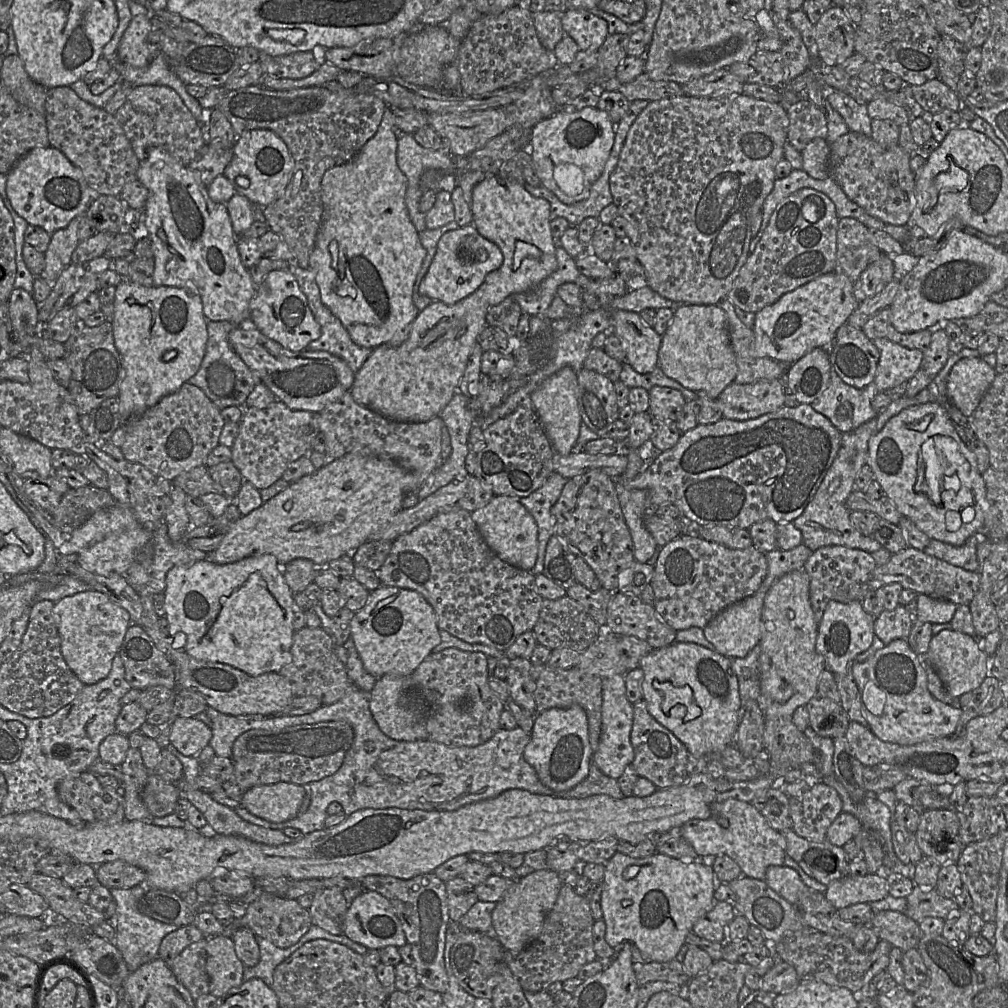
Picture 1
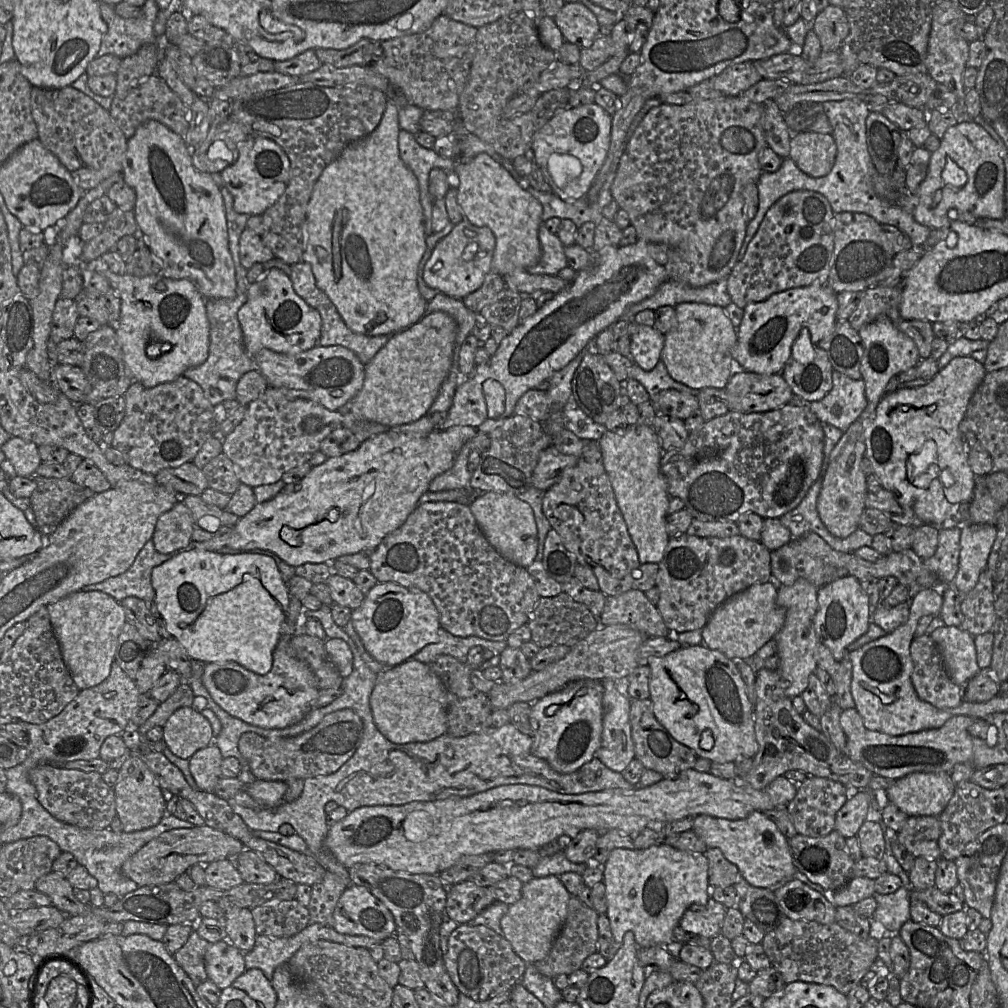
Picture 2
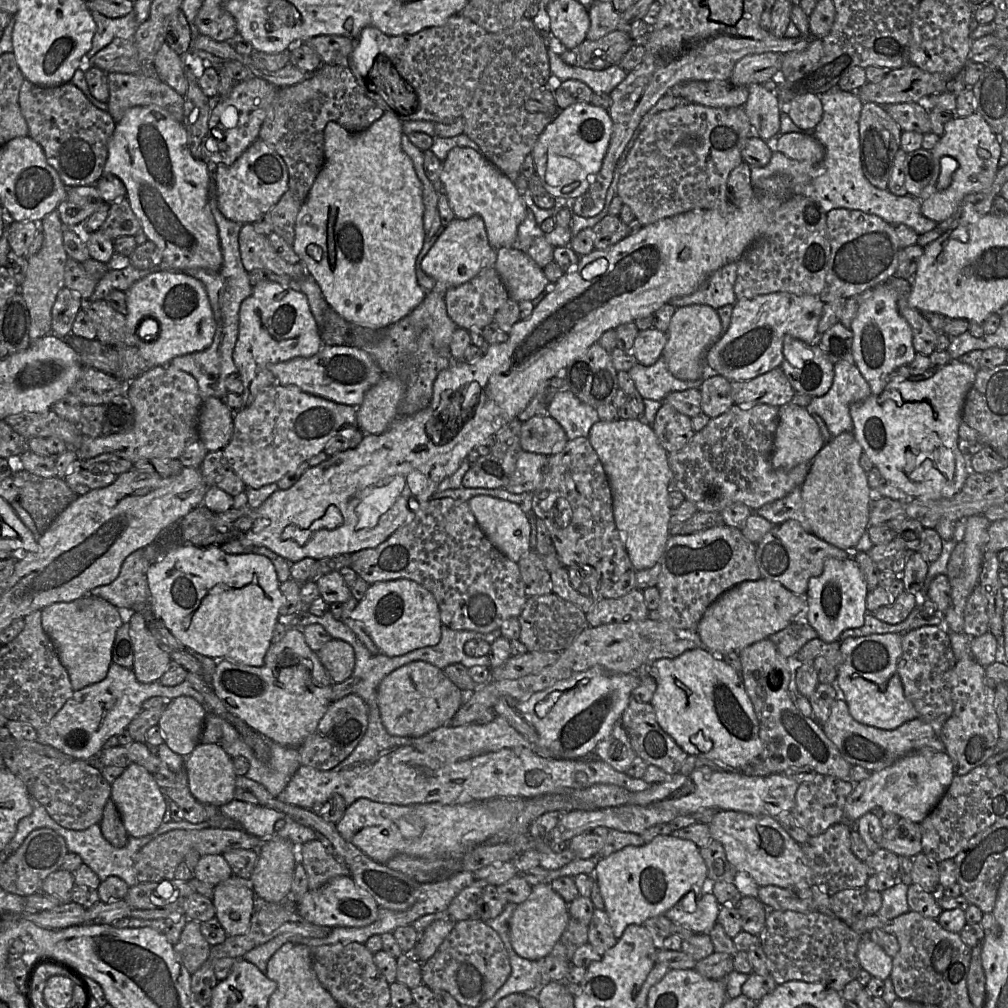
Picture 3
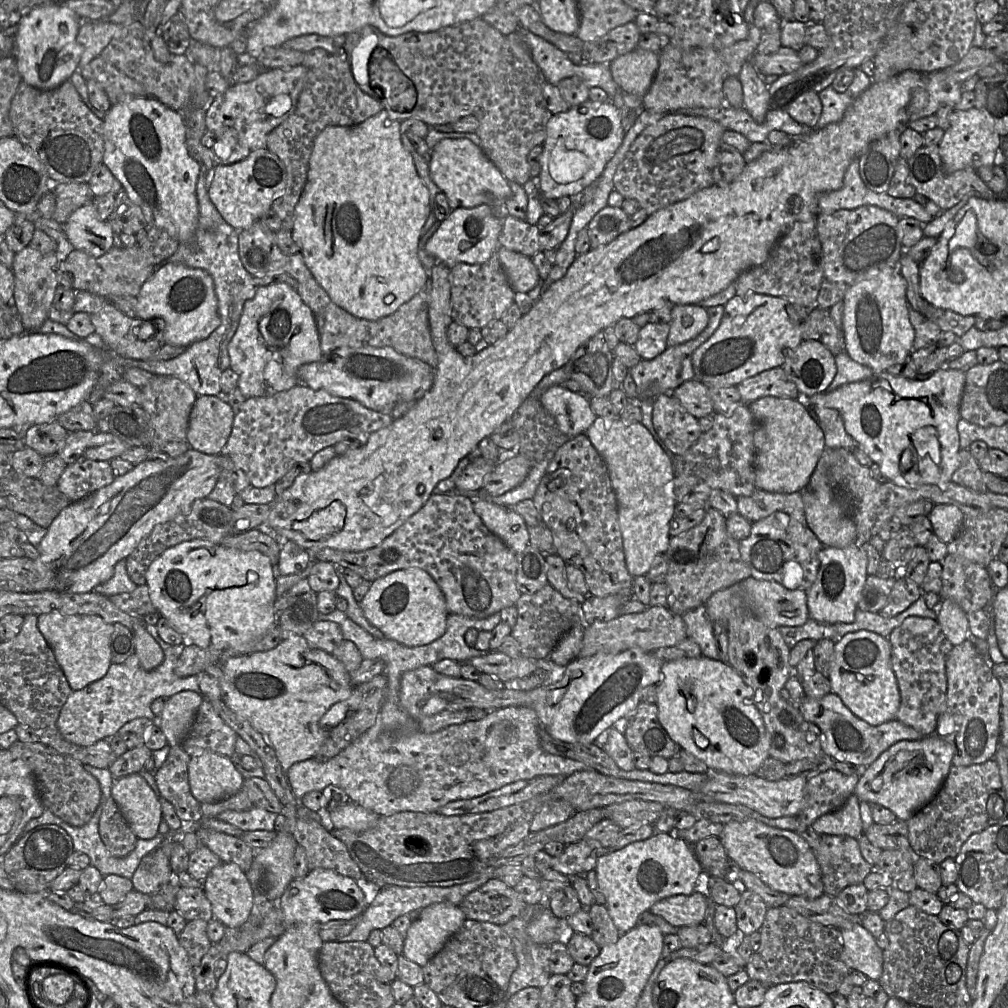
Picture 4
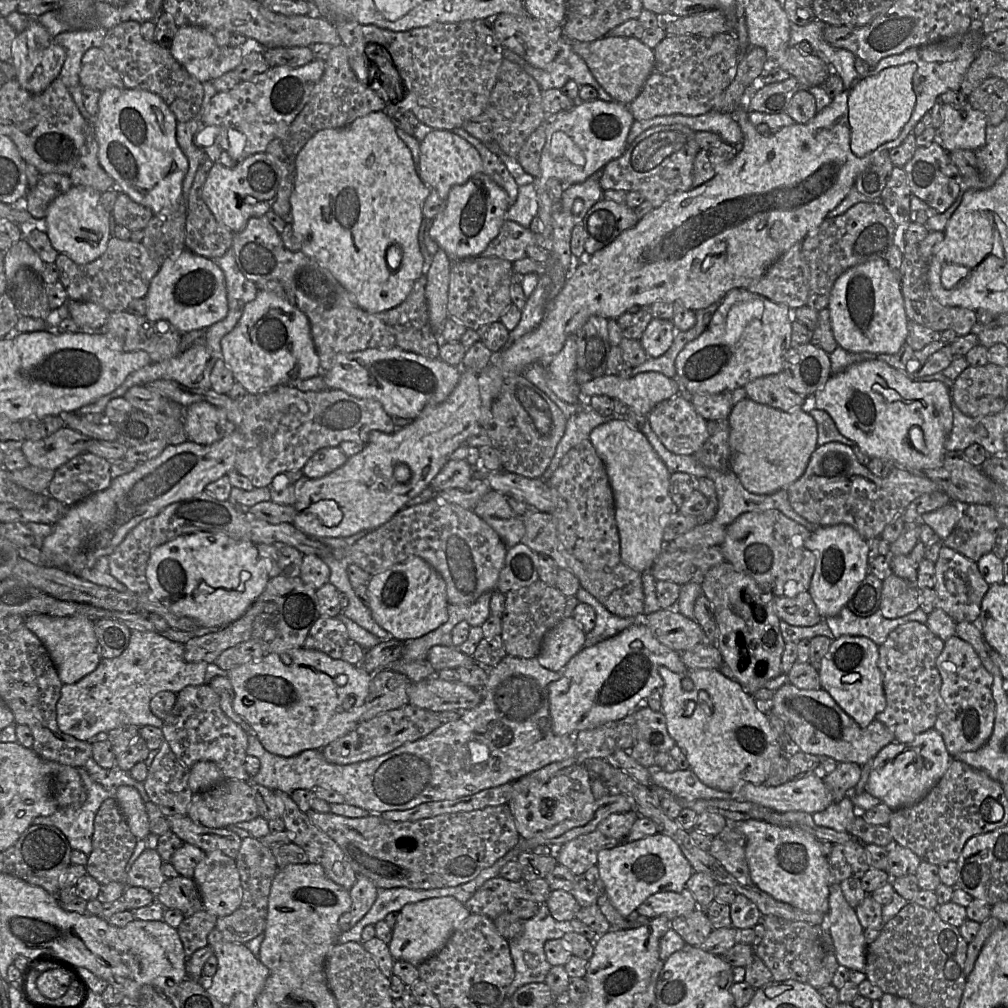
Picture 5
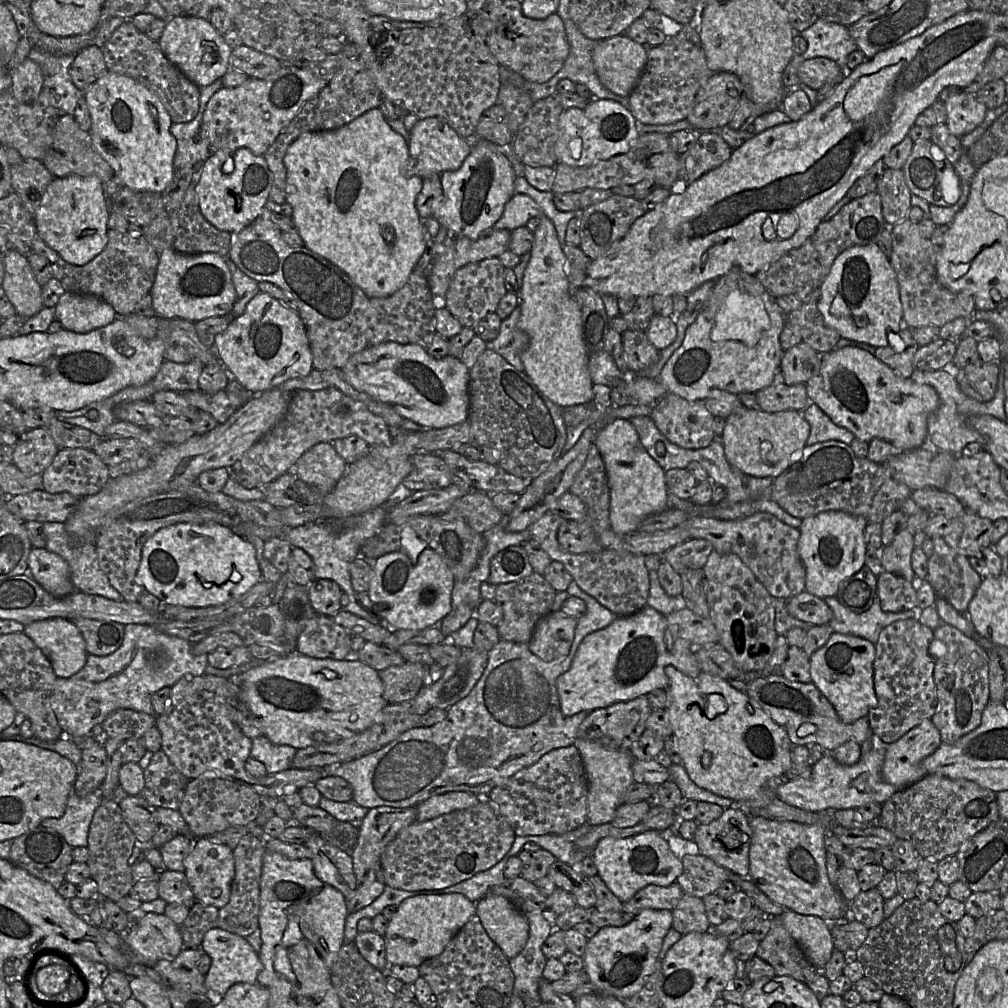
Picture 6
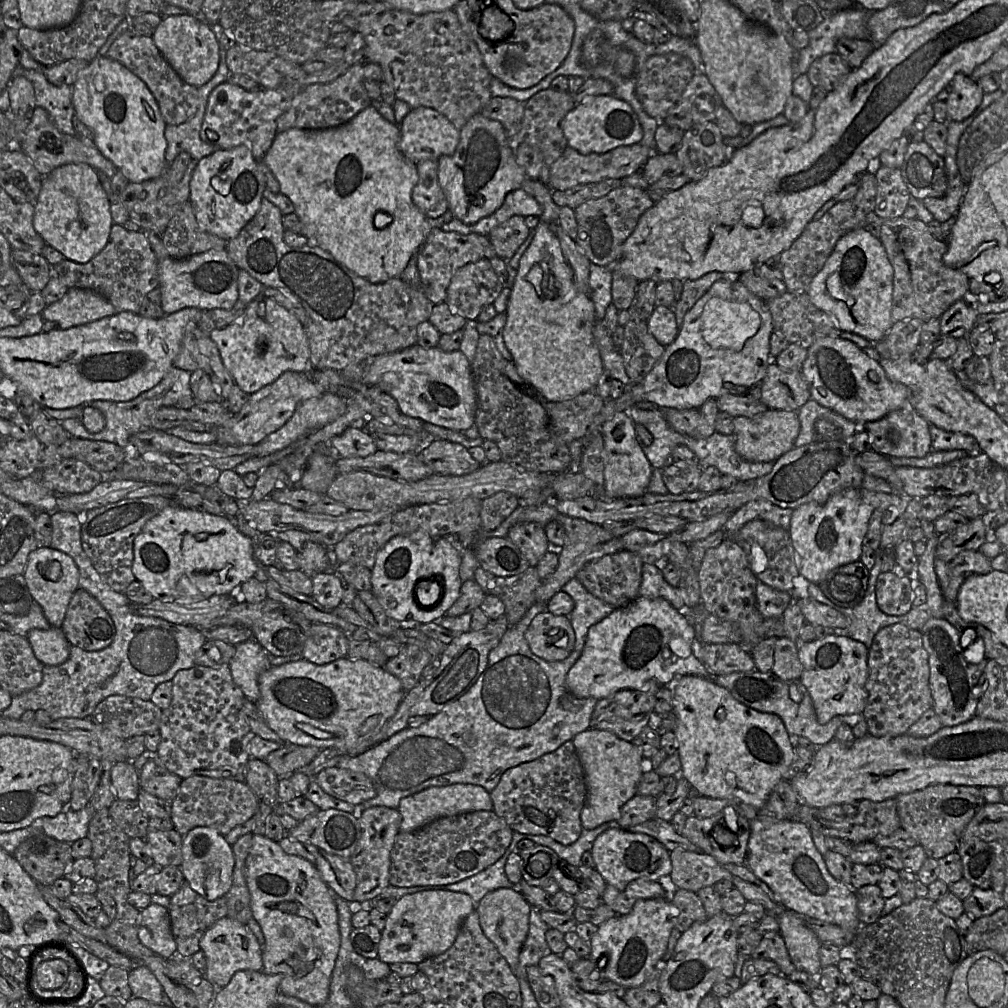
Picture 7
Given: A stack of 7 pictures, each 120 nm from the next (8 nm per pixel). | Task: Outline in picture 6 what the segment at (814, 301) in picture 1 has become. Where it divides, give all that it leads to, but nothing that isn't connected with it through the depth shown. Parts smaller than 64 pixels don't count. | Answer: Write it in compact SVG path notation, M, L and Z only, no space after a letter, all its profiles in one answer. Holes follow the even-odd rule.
M732 269L720 277L712 290L705 309L686 330L682 345L669 358L657 380L668 390L688 401L705 400L713 393L756 393L769 386L779 371L784 351L780 345L785 314L754 275Z

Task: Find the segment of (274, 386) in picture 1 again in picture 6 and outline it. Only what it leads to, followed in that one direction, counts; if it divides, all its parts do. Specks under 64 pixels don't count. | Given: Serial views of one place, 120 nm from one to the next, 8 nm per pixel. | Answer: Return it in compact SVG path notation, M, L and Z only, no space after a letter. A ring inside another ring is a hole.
M384 342L352 355L342 375L356 390L390 405L396 413L428 429L442 429L467 421L469 369L451 356L434 358L417 344Z

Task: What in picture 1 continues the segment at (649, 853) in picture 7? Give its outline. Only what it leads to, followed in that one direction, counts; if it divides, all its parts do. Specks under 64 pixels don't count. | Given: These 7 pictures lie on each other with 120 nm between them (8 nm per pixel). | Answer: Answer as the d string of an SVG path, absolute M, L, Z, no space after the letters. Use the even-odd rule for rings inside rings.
M616 852L605 865L601 895L606 942L613 948L623 942L634 943L647 963L675 959L695 922L713 908L718 884L722 883L717 883L712 866L701 862L685 862L658 852L646 858L631 858Z

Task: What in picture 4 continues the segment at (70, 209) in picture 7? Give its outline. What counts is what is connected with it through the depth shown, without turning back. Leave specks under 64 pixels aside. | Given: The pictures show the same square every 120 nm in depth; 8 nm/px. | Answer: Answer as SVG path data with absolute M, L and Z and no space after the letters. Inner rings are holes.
M95 199L75 210L62 224L67 240L75 250L98 258L113 247L113 230L107 221L99 218Z

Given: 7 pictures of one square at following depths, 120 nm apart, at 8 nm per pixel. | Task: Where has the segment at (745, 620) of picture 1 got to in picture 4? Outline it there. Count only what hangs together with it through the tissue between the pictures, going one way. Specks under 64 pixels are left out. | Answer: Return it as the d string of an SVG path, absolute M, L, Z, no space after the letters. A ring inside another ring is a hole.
M753 577L746 578L735 585L715 592L706 602L707 616L713 624L721 624L727 630L728 621L741 617L741 612L750 609L752 613L770 628L781 626L797 627L804 625L809 617L806 591L788 590L775 581L758 580Z

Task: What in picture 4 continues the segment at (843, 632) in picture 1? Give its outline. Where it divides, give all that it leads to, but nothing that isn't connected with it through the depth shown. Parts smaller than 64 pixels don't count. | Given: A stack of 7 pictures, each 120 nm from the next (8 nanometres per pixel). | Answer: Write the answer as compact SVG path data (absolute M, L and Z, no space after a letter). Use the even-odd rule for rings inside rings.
M856 542L845 548L824 547L818 554L820 567L817 577L806 591L809 617L819 623L852 623L864 588L867 556Z

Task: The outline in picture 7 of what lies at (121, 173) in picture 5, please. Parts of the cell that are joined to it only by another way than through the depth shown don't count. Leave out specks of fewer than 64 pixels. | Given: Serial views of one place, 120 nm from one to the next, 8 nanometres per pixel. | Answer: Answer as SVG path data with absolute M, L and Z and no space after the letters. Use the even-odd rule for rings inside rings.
M98 55L72 85L75 115L94 133L94 144L129 182L140 183L161 176L166 167L166 123L147 85L125 66Z

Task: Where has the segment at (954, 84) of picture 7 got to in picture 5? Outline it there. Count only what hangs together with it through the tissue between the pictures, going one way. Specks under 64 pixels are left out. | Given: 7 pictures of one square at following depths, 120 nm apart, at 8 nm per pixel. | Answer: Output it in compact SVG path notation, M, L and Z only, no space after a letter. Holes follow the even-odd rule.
M969 102L964 105L942 105L943 124L937 129L936 141L947 151L977 151L985 146L986 115L974 109Z

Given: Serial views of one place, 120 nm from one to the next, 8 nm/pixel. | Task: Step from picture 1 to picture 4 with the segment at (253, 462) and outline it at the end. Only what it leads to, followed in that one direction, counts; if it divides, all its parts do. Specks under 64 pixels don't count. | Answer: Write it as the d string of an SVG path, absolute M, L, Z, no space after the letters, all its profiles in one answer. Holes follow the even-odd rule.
M296 384L288 390L269 396L247 398L234 415L232 430L222 454L229 456L234 465L246 474L253 487L264 488L275 484L292 467L309 463L321 449L334 446L344 439L363 444L371 432L389 426L392 421L389 414L371 410L356 400Z

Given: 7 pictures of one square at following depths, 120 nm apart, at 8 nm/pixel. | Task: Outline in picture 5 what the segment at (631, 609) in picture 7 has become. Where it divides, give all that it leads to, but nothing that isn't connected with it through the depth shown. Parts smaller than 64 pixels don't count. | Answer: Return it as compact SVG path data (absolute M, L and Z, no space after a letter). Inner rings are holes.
M642 621L630 625L613 637L592 646L585 646L567 663L562 677L548 685L553 732L557 735L576 734L633 713L654 689L661 690L663 687L664 681L658 672L660 666L665 666L675 673L684 673L688 670L680 654L661 644Z

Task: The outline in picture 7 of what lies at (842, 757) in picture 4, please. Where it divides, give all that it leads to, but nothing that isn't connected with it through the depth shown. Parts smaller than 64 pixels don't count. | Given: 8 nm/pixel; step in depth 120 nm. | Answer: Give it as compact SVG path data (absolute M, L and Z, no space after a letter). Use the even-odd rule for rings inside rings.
M733 672L724 675L715 675L714 682L727 689L739 702L757 711L772 713L779 716L784 722L789 735L799 735L808 738L817 745L824 745L835 738L836 731L842 723L854 727L863 714L840 715L833 717L826 724L817 720L811 696L799 679L782 680L772 672Z

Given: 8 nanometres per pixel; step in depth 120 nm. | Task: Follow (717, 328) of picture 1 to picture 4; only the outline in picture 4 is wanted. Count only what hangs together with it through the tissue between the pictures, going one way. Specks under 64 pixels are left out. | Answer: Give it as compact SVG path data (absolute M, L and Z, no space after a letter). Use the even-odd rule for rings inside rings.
M678 304L672 310L667 345L675 346L696 338L708 325L707 309L698 304Z

